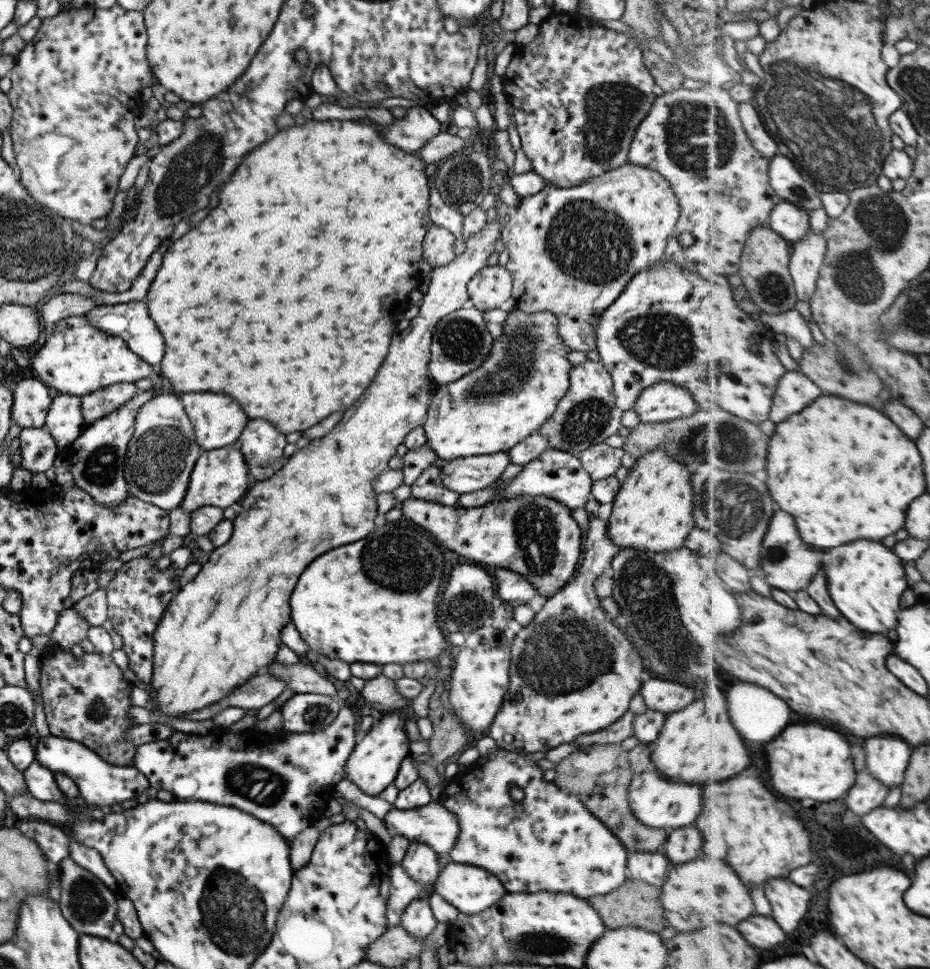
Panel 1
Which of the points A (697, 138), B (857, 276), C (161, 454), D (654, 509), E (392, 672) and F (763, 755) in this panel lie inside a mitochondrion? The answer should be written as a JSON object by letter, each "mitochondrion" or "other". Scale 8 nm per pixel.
{"A":"mitochondrion","B":"mitochondrion","C":"mitochondrion","D":"other","E":"other","F":"other"}

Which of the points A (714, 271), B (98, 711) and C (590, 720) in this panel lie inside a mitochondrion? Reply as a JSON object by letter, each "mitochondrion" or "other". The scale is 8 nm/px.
{"A":"other","B":"mitochondrion","C":"other"}

